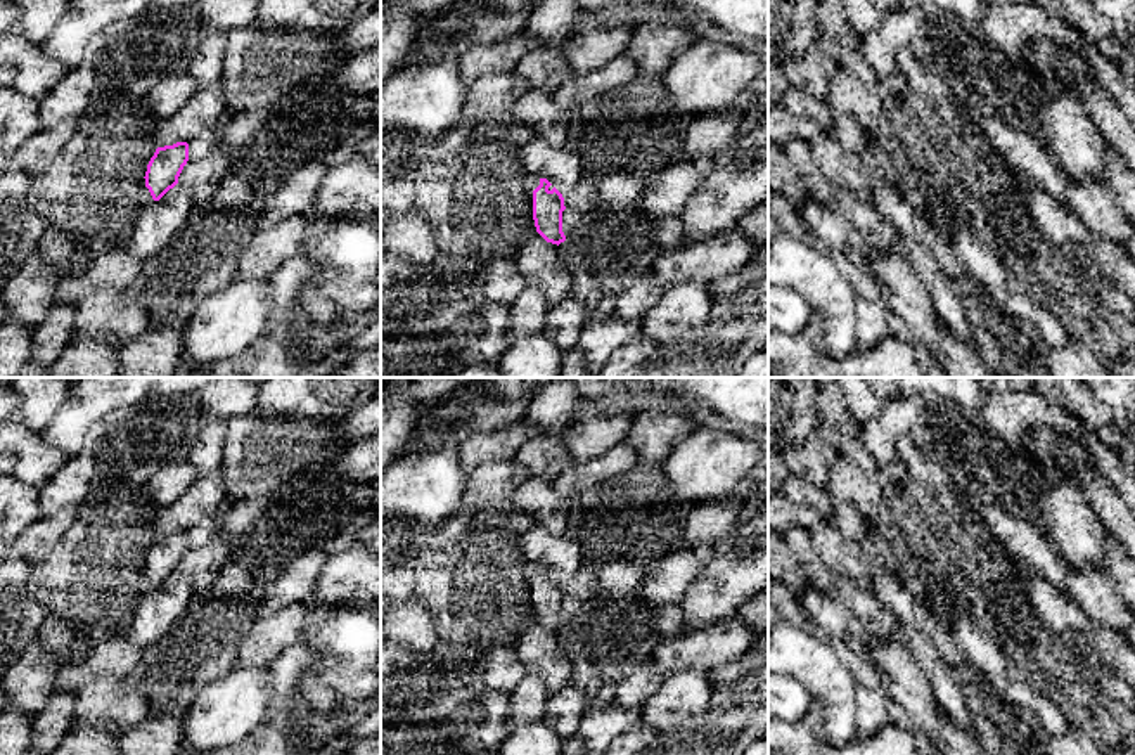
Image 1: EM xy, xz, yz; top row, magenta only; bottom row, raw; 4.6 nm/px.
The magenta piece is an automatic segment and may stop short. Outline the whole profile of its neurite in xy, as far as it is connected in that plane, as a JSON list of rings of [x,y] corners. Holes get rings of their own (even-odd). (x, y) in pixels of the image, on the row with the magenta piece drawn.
[[[187,142],[157,147],[142,180],[142,206],[159,201],[170,189],[173,189],[178,184],[178,177],[187,161]]]

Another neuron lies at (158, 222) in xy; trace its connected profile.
[[[178,184],[159,201],[142,206],[126,251],[140,261],[157,255],[171,242],[189,210],[190,197]]]

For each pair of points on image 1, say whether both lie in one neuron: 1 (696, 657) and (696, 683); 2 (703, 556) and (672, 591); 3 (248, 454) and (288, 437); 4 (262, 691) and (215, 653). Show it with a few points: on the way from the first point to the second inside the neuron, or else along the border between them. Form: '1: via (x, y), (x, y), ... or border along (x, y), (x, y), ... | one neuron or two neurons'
1: border along (708, 672), (682, 669), (665, 677) | two neurons
2: via (694, 563), (675, 582) | one neuron
3: via (258, 454), (277, 447) | one neuron
4: border along (236, 665), (199, 691) | two neurons

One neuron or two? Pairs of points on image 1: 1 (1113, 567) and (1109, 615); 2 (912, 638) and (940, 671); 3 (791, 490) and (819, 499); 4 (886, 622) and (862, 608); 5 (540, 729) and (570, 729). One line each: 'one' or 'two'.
1: two
2: one
3: one
4: one
5: two

